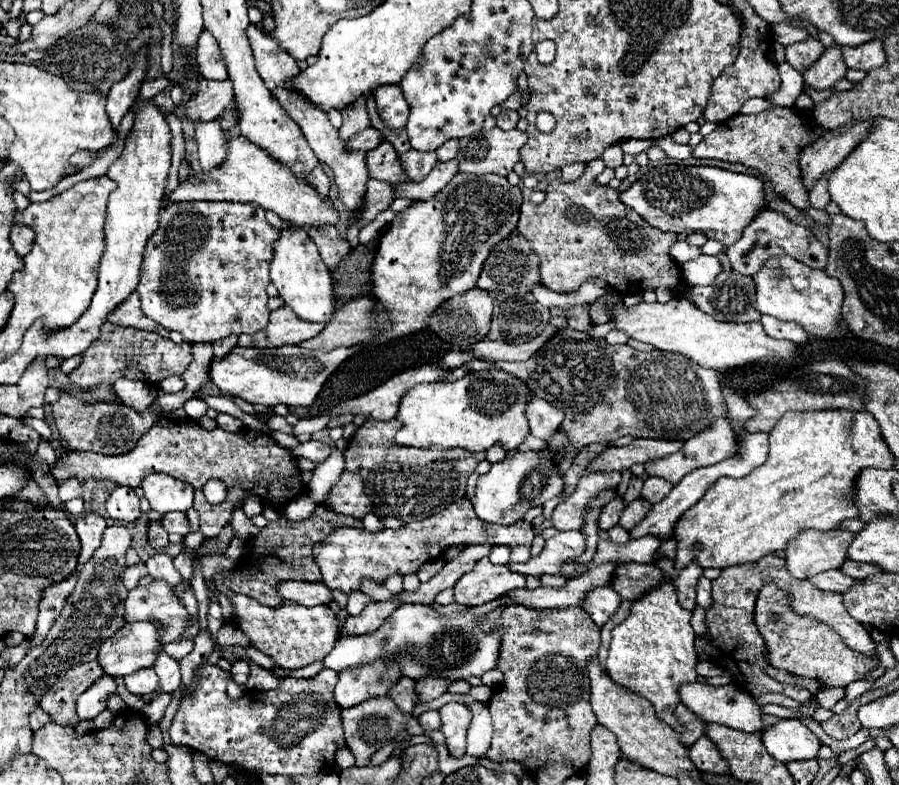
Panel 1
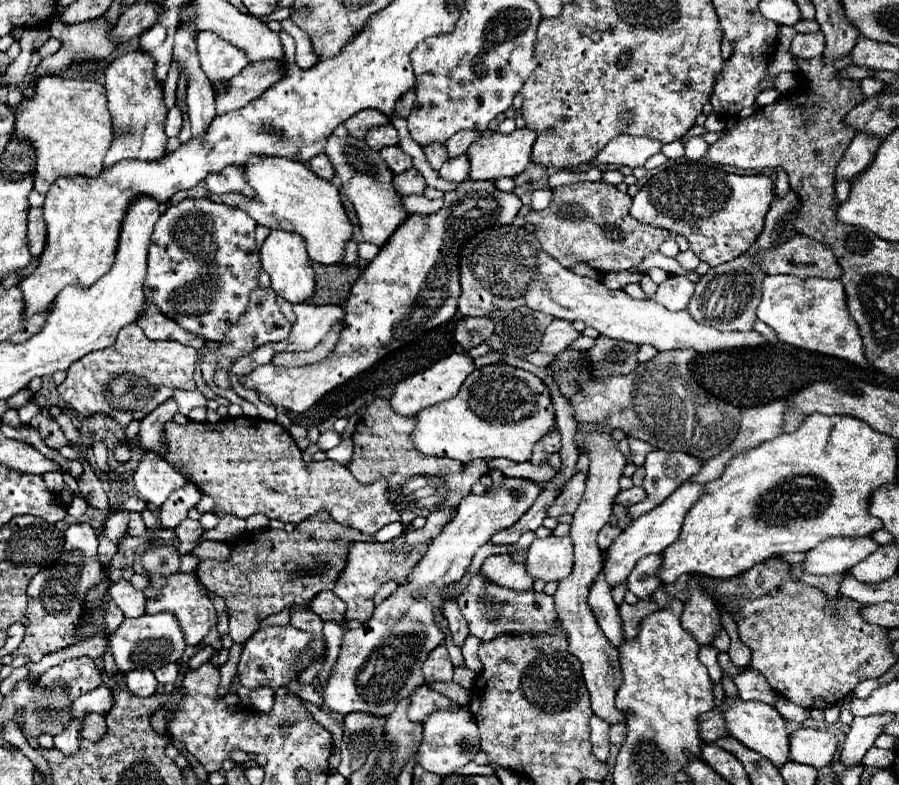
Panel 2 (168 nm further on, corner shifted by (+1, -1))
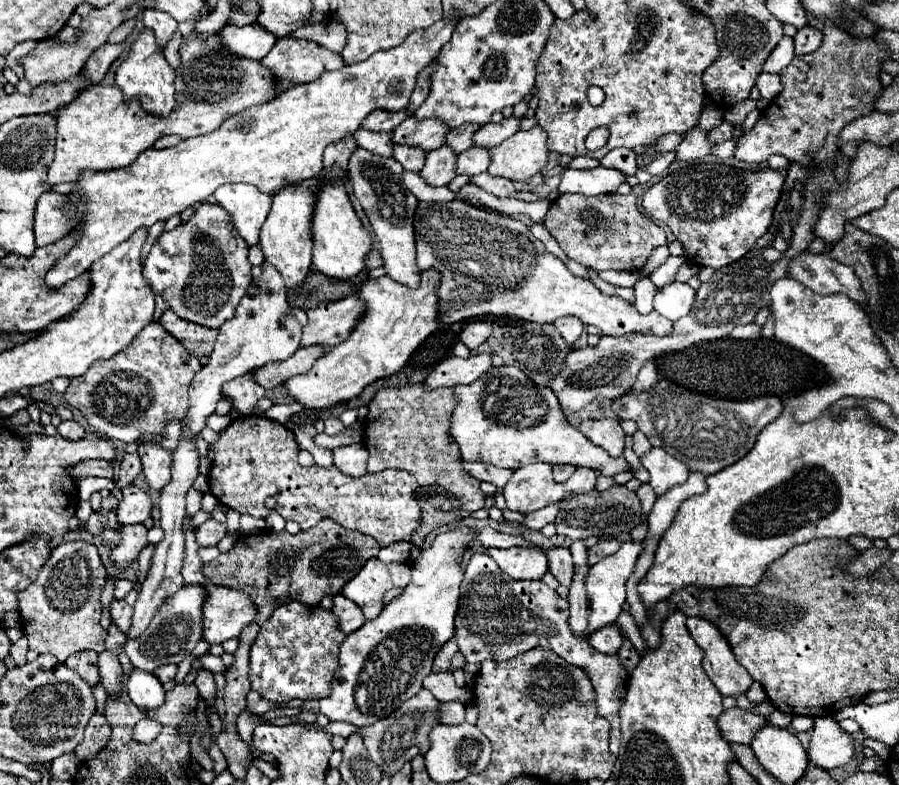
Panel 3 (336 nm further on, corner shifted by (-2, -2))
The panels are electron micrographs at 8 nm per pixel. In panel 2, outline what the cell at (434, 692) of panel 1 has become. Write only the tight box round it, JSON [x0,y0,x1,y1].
[422,643,454,683]

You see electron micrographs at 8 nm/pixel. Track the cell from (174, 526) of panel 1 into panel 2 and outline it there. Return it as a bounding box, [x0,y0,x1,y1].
[176,519,204,555]

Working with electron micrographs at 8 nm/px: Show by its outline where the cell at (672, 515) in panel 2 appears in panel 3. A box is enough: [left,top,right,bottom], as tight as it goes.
[587,540,645,634]

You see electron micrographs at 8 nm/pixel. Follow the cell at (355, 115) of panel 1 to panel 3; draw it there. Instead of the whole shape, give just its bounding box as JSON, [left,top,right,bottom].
[361,110,407,132]

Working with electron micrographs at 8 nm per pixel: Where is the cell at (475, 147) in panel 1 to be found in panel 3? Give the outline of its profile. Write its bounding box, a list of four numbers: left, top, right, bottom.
[489,126,549,180]

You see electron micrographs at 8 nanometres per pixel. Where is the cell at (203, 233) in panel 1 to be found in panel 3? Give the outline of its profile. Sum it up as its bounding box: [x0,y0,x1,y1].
[143,202,253,330]

